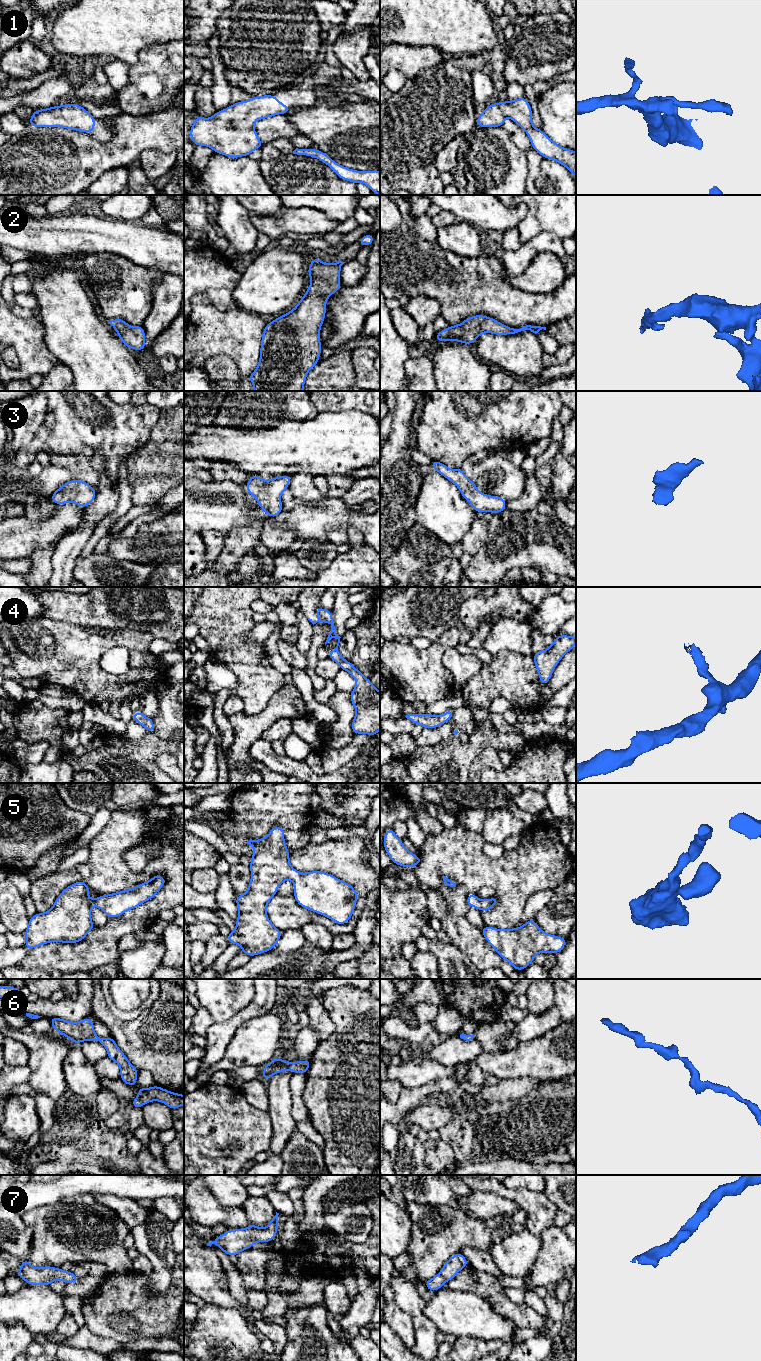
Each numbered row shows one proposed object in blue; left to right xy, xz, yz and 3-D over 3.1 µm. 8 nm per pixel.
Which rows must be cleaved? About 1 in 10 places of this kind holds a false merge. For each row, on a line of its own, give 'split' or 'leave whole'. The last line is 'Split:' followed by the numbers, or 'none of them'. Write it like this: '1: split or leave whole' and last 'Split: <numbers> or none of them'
1: leave whole
2: leave whole
3: leave whole
4: leave whole
5: leave whole
6: leave whole
7: leave whole
Split: none of them

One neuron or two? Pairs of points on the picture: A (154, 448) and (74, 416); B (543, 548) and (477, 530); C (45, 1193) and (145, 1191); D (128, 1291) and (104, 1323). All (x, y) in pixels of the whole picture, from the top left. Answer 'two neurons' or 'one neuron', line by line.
A: two neurons
B: two neurons
C: one neuron
D: one neuron

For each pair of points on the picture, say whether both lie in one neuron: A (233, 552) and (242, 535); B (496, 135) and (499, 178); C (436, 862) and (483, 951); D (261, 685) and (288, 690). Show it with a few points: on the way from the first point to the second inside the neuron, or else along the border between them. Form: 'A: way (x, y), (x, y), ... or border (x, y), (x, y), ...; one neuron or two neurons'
A: way (234, 548), (241, 539); one neuron
B: way (496, 146), (496, 158), (499, 167); one neuron
C: way (460, 878), (466, 884), (458, 894), (459, 927); one neuron
D: border (285, 683), (266, 706); two neurons

